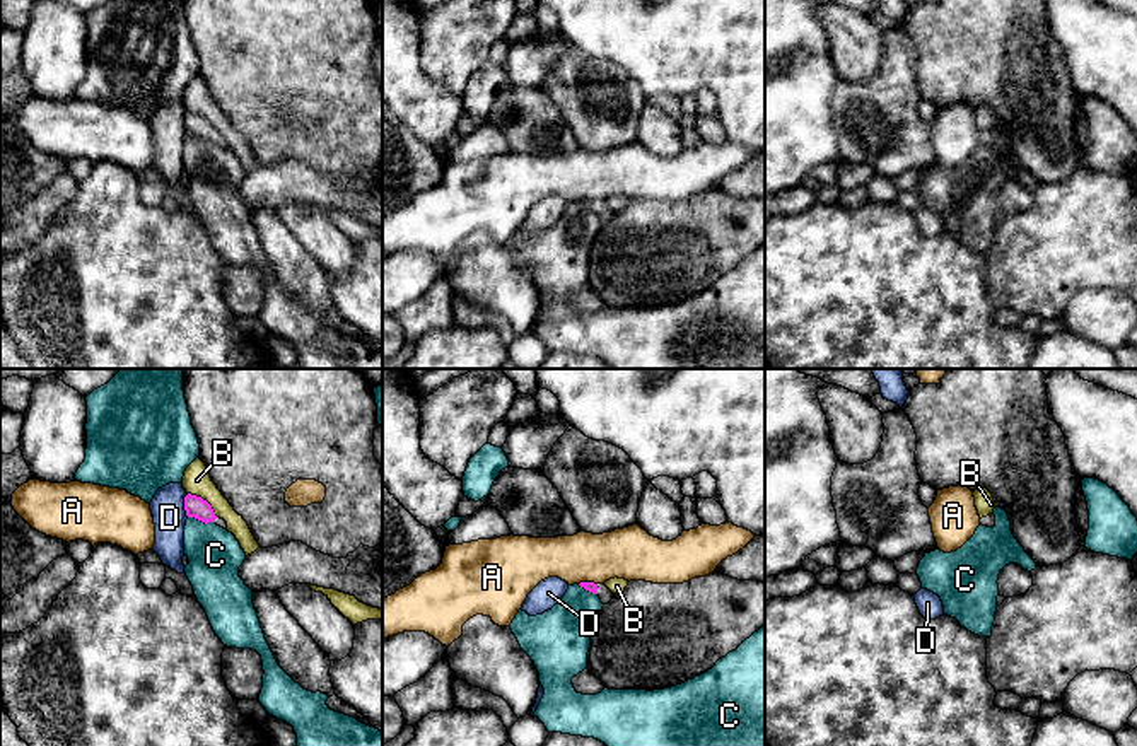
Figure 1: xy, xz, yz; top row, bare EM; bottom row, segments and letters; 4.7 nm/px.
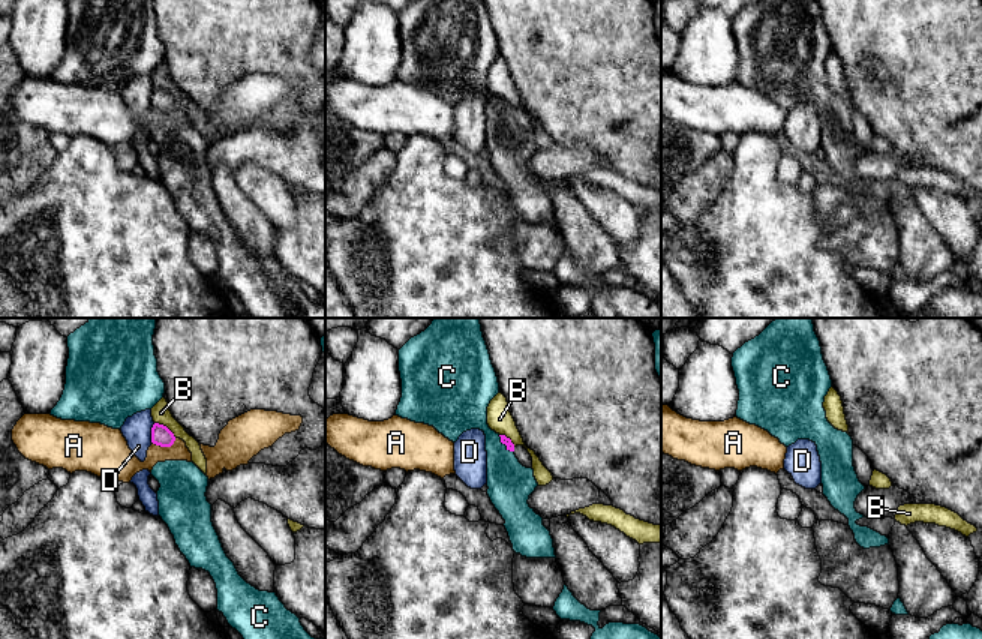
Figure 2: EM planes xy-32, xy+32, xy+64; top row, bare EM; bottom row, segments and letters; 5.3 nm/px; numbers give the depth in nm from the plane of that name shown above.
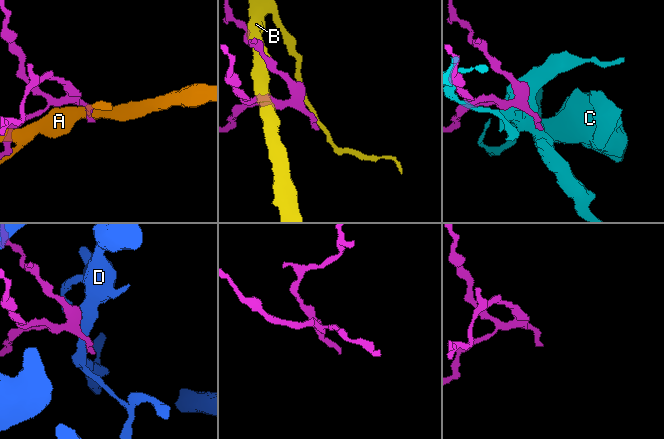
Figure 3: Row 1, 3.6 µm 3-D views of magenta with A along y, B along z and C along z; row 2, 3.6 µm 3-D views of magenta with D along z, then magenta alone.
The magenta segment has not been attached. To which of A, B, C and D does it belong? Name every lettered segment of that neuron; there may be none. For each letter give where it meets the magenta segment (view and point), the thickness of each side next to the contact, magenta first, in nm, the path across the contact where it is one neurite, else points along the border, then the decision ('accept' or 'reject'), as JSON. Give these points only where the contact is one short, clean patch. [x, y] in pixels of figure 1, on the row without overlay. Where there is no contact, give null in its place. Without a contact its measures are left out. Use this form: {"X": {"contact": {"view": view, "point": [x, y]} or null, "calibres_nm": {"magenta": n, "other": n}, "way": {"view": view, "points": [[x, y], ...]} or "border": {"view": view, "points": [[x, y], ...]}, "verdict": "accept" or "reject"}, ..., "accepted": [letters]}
{"A": {"contact": {"view": "xz", "point": [588, 200]}, "calibres_nm": {"magenta": 50, "other": 240}, "verdict": "reject"}, "B": {"contact": {"view": "xy", "point": [205, 118]}, "calibres_nm": {"magenta": 100, "other": 130}, "verdict": "reject"}, "C": {"contact": {"view": "xy", "point": [202, 139]}, "calibres_nm": {"magenta": 100, "other": 240}, "verdict": "reject"}, "D": {"contact": {"view": "xy", "point": [185, 123]}, "calibres_nm": {"magenta": 100, "other": 160}, "verdict": "reject"}, "accepted": []}

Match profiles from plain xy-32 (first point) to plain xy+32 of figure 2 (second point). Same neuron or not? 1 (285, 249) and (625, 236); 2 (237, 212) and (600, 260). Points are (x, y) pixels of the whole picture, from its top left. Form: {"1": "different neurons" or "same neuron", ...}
{"1": "different neurons", "2": "same neuron"}

